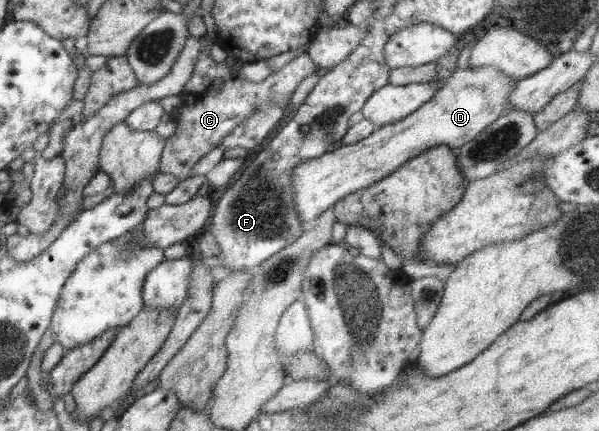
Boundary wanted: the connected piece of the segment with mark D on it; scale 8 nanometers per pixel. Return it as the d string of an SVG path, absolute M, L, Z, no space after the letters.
M491 66L468 67L464 70L454 69L454 72L446 78L446 82L436 92L423 102L414 112L374 129L368 137L352 145L340 145L334 150L322 153L316 158L299 162L294 166L289 176L294 195L294 210L298 220L306 227L321 212L333 206L333 204L344 198L347 194L366 188L378 182L381 178L388 176L398 166L410 161L414 155L431 149L433 146L446 145L451 149L460 148L466 142L473 141L487 126L490 126L502 113L509 108L507 100L513 93L515 81L507 77L500 69Z

